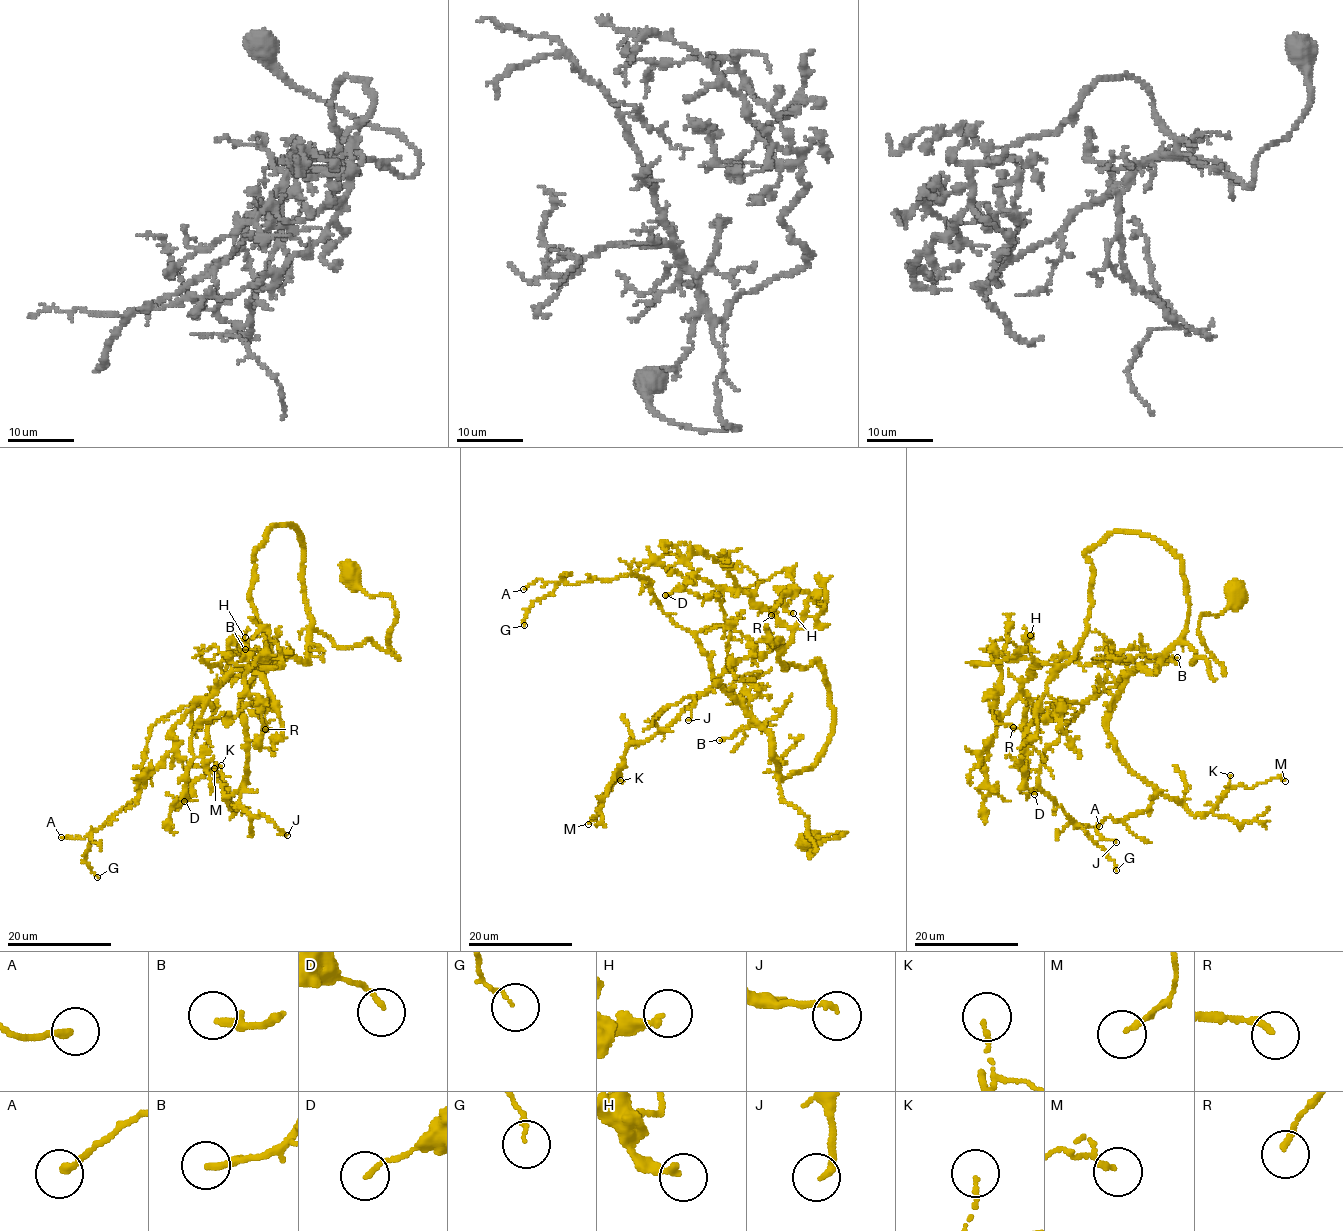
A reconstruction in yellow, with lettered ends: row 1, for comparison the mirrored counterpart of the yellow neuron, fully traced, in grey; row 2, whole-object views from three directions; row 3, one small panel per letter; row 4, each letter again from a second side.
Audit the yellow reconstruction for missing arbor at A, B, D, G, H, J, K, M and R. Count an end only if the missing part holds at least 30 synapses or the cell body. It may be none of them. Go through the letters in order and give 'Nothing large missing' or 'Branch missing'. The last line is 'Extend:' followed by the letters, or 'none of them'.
A: Nothing large missing
B: Nothing large missing
D: Nothing large missing
G: Nothing large missing
H: Nothing large missing
J: Nothing large missing
K: Nothing large missing
M: Nothing large missing
R: Nothing large missing
Extend: none of them

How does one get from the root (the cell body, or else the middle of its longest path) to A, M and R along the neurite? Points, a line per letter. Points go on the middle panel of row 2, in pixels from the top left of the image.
A: (809, 844), (845, 833), (811, 856), (769, 734), (716, 682), (647, 578), (523, 589)
M: (809, 844), (845, 833), (811, 856), (807, 818), (782, 800), (769, 734), (719, 683), (629, 744), (588, 824)
R: (809, 844), (845, 833), (811, 856), (778, 778), (833, 706), (820, 662), (778, 660), (808, 593), (771, 615)

